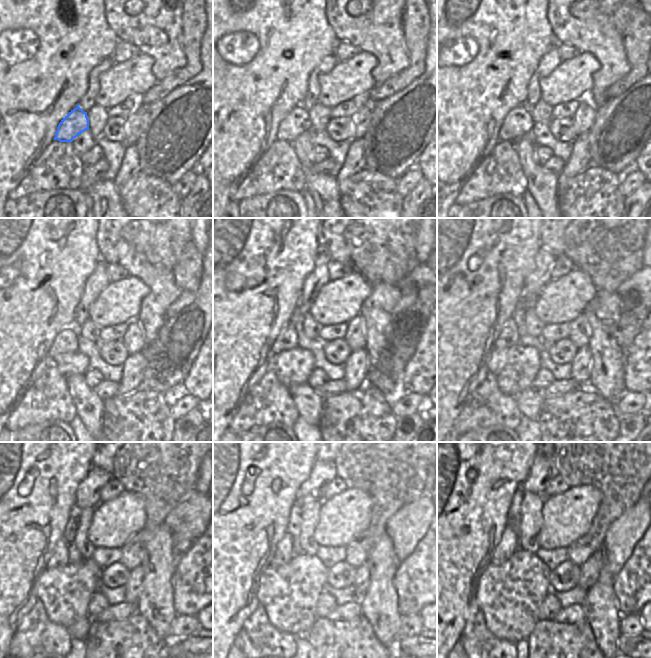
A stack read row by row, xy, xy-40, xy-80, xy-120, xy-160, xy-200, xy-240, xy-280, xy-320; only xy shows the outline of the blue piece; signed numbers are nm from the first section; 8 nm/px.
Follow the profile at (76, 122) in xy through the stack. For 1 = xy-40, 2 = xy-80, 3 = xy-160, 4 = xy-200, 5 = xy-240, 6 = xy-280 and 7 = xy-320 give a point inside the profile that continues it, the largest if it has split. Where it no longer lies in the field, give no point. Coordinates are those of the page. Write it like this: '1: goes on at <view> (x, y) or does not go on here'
1: goes on at xy-40 (297, 122)
2: goes on at xy-80 (517, 124)
3: goes on at xy-160 (287, 339)
4: goes on at xy-200 (509, 336)
5: goes on at xy-240 (60, 557)
6: goes on at xy-280 (283, 553)
7: goes on at xy-320 (509, 542)

